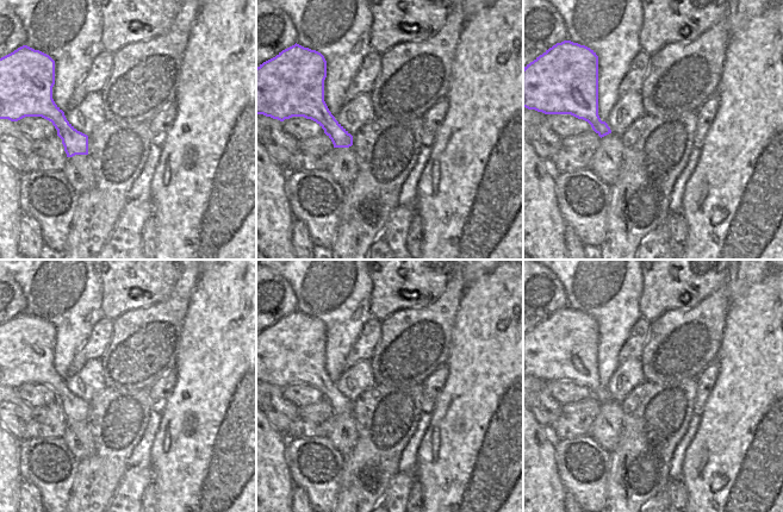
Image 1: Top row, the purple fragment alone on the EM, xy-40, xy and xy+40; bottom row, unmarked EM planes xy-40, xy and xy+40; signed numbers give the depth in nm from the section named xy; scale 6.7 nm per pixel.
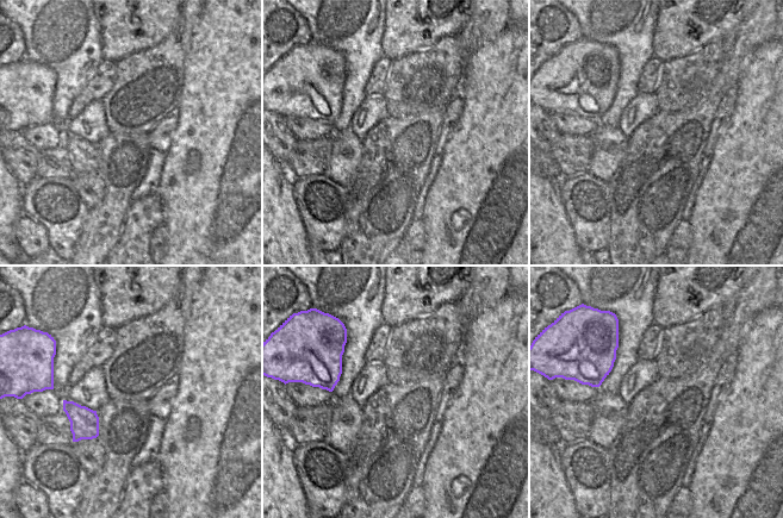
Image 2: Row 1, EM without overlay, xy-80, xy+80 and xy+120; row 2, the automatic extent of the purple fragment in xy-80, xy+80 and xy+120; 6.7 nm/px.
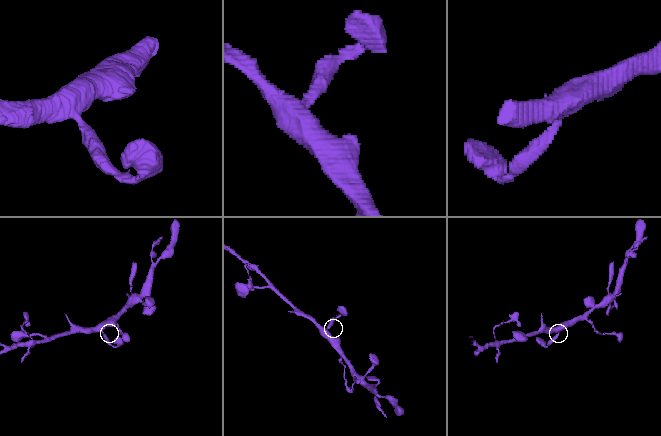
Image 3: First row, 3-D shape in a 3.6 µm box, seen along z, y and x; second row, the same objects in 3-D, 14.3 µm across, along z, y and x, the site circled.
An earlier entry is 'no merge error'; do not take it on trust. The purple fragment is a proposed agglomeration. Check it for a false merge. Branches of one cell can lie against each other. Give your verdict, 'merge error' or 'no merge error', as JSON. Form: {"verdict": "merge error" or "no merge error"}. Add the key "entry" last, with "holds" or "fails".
{"verdict": "no merge error", "entry": "holds"}

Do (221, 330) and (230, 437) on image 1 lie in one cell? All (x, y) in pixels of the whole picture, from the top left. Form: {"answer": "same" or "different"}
{"answer": "same"}

